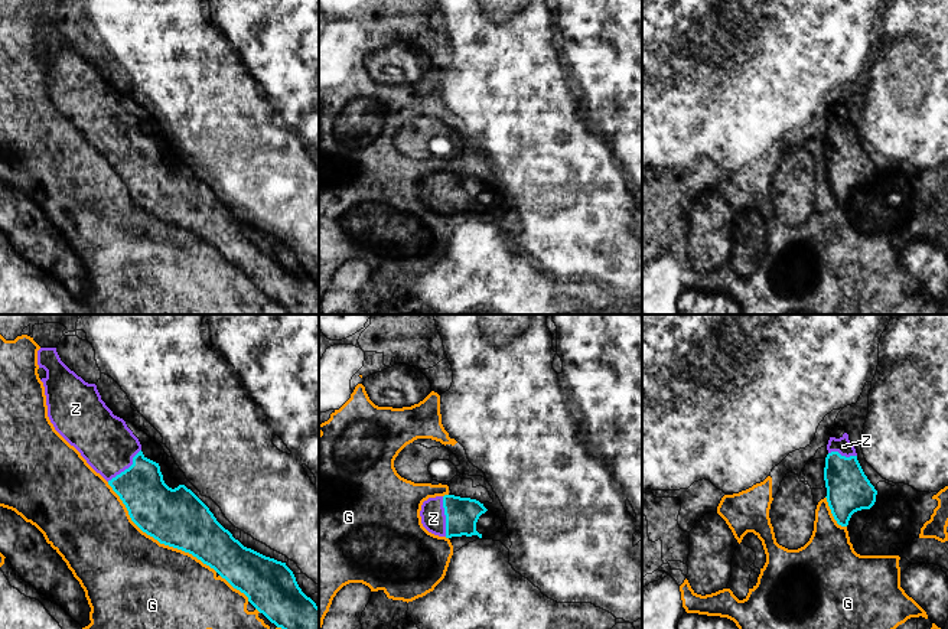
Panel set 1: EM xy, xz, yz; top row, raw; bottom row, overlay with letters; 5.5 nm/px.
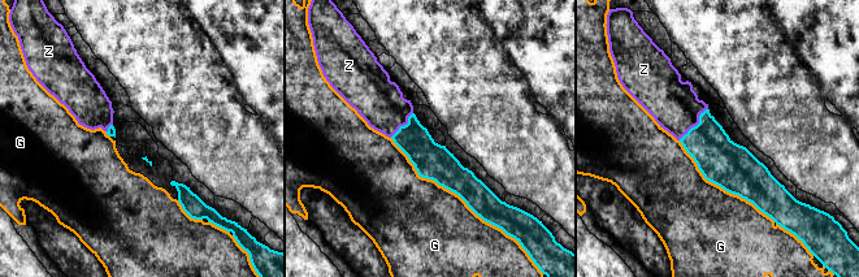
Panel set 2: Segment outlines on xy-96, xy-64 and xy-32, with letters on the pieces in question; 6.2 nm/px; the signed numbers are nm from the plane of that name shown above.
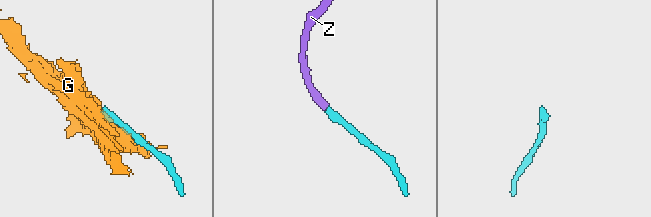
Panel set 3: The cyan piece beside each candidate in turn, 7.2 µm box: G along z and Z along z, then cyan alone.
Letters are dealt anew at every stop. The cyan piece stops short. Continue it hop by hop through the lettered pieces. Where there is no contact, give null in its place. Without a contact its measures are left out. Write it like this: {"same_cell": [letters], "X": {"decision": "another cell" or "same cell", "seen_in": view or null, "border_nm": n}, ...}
{"same_cell": ["Z"], "G": {"decision": "another cell", "seen_in": "xy", "border_nm": 800}, "Z": {"decision": "same cell", "seen_in": "xz", "border_nm": 220}}

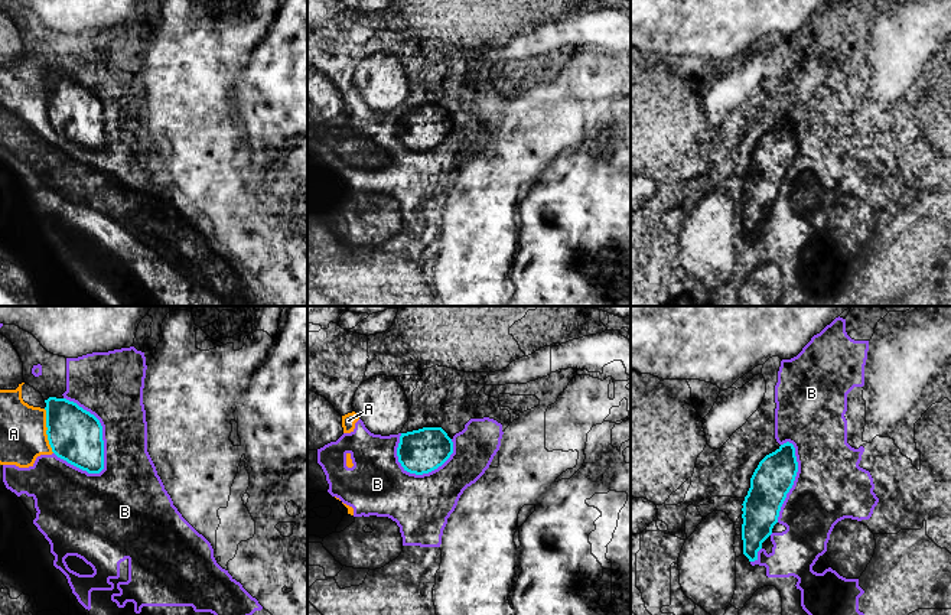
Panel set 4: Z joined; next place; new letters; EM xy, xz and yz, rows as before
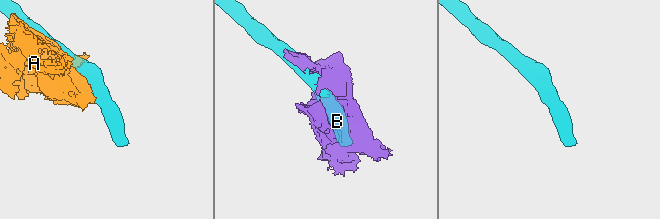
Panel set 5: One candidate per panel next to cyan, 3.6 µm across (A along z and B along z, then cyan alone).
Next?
{"same_cell": [], "A": {"decision": "another cell", "seen_in": "xy", "border_nm": 260}, "B": {"decision": "another cell", "seen_in": "xy", "border_nm": 480}}

